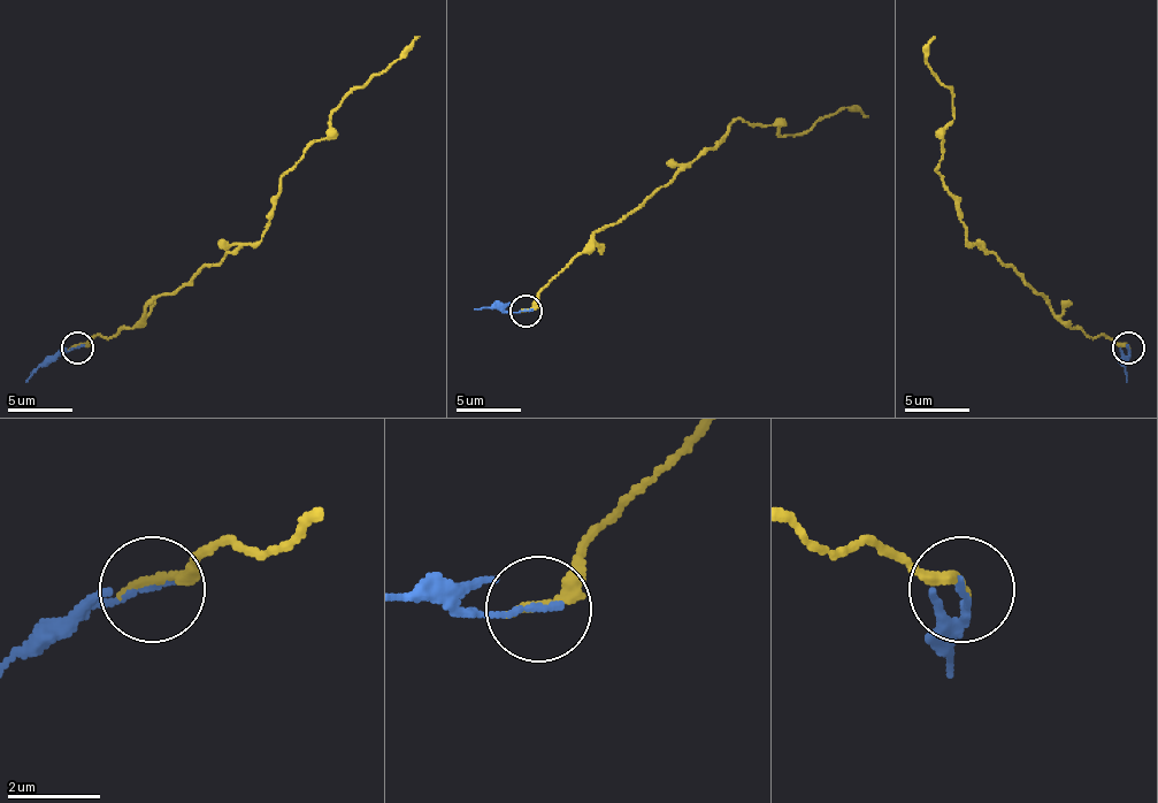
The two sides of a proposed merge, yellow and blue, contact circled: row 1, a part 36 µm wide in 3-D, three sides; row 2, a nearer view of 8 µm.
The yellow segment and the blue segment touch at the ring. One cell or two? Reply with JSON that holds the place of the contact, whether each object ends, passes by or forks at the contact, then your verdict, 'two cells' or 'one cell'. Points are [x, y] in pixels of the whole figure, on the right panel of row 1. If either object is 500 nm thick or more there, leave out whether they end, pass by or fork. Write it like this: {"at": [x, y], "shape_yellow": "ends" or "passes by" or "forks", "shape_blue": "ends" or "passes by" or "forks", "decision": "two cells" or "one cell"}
{"at": [1128, 348], "shape_yellow": "ends", "shape_blue": "ends", "decision": "two cells"}

